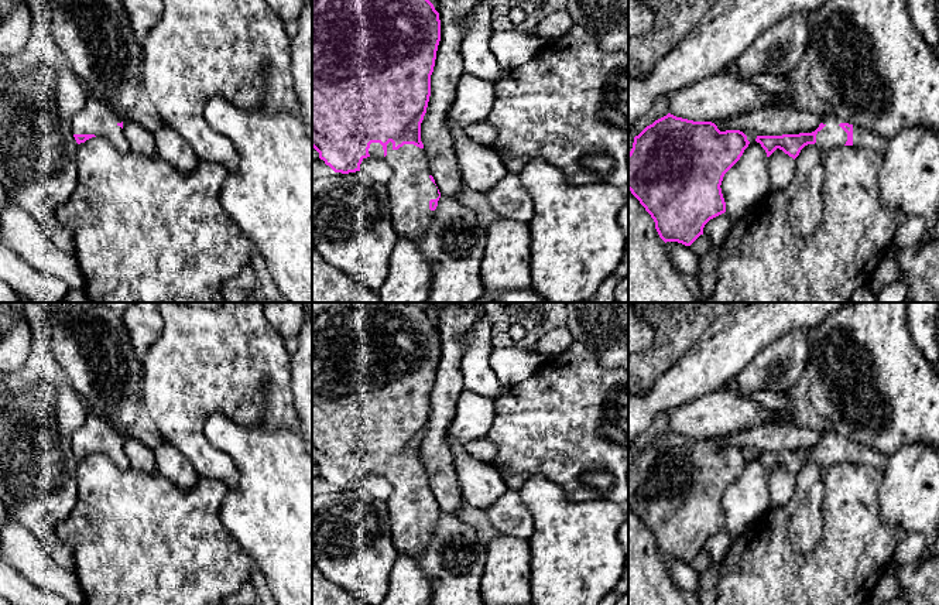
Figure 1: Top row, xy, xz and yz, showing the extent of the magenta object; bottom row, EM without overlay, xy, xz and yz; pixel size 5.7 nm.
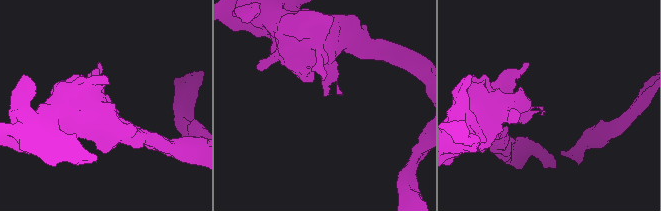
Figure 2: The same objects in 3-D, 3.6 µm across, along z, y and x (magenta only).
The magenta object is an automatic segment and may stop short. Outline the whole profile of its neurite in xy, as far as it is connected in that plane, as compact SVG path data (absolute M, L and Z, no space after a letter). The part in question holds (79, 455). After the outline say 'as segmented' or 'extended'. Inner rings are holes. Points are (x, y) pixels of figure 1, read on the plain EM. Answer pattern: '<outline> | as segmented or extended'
M88 416L83 425L73 433L71 444L78 461L97 452L109 458L120 471L131 469L123 448L123 435L96 416Z | extended

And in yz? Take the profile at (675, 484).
M671 430L634 454L628 469L628 506L651 531L665 560L690 563L710 536L726 529L720 502L748 461L740 447L720 448L712 438L693 438Z | as segmented

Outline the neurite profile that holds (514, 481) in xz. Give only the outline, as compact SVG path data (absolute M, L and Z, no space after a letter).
M504 474L503 479L508 489L518 491L531 475L527 474Z

